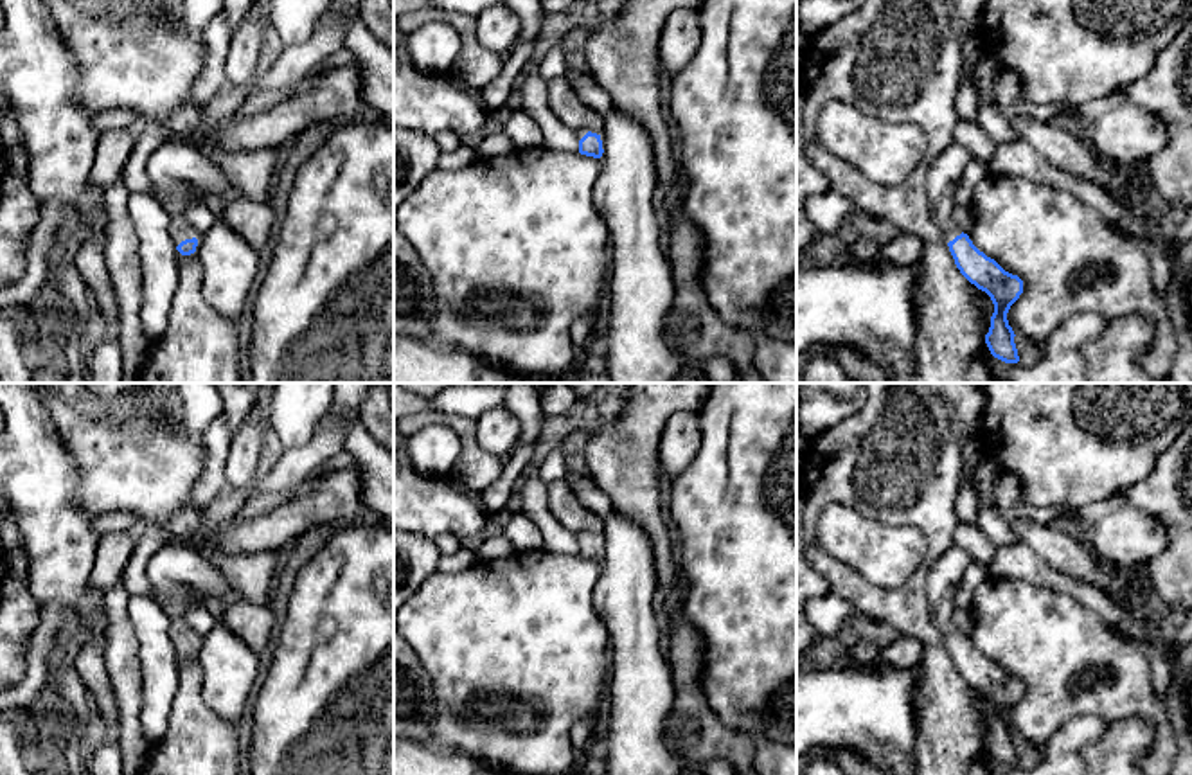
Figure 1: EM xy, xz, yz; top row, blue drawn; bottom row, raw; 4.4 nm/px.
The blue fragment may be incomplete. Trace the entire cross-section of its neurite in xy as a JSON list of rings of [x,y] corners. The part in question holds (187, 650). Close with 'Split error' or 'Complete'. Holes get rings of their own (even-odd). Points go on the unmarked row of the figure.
[[[169,543],[147,563],[151,595],[171,619],[171,637],[182,658],[196,655],[198,642],[185,613],[212,597],[234,595],[232,584],[200,552]]]. Split error

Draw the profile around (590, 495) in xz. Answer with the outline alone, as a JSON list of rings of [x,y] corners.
[[[568,469],[566,478],[568,485],[579,498],[579,502],[593,511],[599,518],[606,520],[613,512],[613,505],[608,494],[597,485],[595,478],[588,473],[579,473]]]

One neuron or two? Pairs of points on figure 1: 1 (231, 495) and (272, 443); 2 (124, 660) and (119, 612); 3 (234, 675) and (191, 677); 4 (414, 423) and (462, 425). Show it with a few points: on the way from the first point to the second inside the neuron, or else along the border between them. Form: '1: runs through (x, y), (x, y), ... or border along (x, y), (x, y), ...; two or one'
1: runs through (247, 489), (268, 459); one
2: runs through (121, 648), (119, 624); one
3: border along (195, 655), (204, 675), (202, 698), (220, 716); two
4: runs through (426, 418), (450, 419); one

